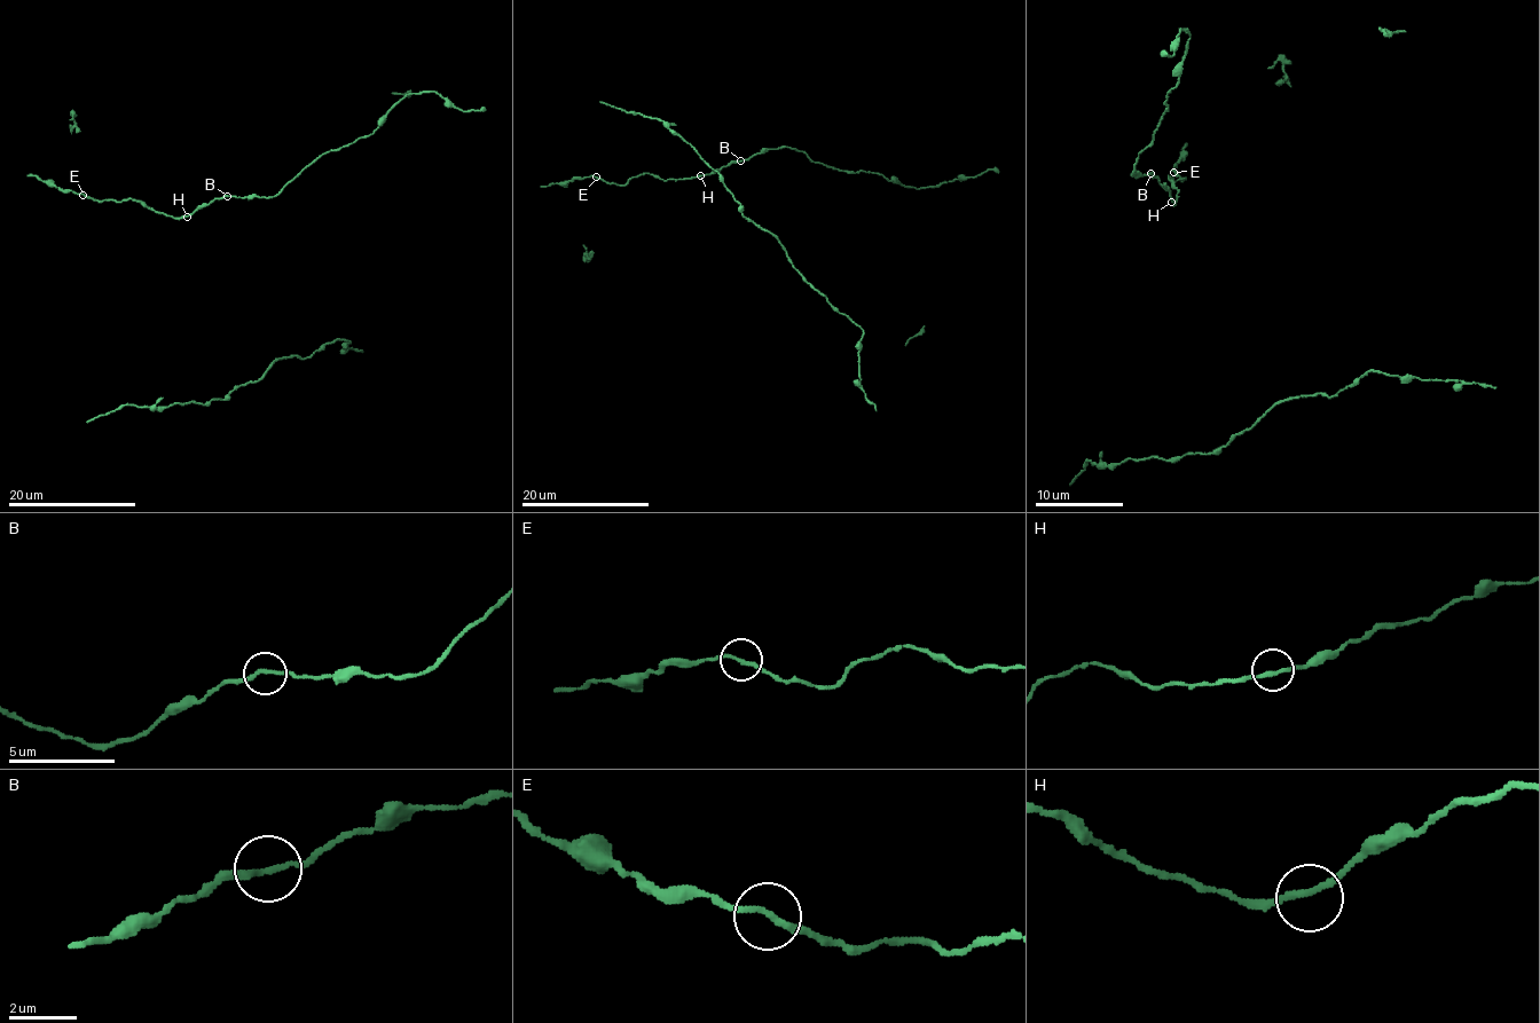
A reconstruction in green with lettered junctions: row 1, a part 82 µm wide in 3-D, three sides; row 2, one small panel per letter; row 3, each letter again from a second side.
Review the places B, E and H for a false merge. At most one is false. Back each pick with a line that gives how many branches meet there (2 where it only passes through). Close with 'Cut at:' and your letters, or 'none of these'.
Cut at: none of these

